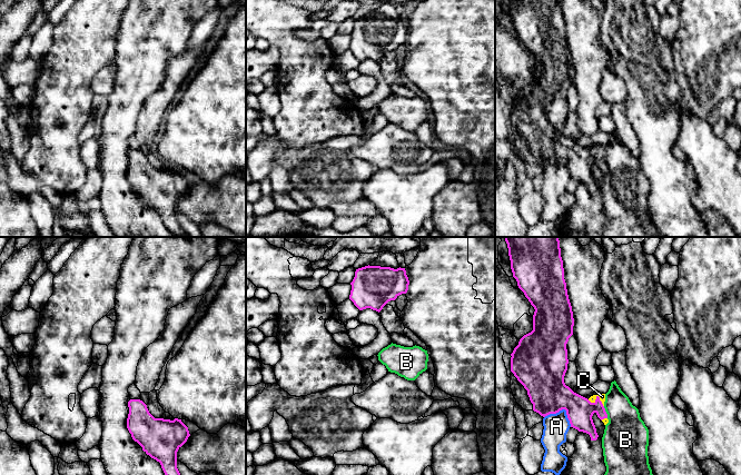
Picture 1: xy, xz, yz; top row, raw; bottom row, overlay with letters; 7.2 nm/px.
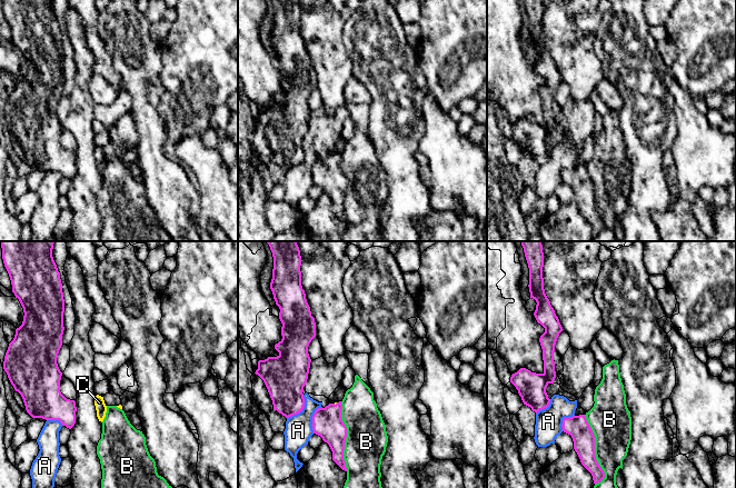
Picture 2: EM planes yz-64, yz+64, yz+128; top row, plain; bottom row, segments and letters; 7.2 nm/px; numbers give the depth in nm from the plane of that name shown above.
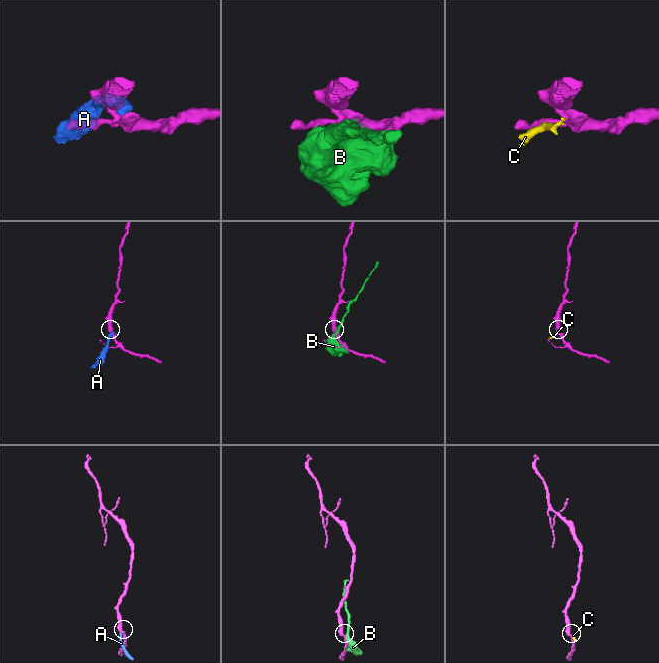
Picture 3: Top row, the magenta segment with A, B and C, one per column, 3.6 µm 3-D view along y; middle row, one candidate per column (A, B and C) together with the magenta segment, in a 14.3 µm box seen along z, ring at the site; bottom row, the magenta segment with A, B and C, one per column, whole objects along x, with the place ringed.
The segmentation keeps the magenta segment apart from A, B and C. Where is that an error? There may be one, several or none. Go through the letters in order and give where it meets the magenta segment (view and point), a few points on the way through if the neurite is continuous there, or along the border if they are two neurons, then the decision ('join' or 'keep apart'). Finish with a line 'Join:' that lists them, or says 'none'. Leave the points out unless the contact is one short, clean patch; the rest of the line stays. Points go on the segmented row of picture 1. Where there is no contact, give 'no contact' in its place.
A: meets magenta in yz at (563, 408); border along yz (544, 417), (564, 409), (571, 426); keep apart
B: meets magenta in yz at (605, 412); keep apart
C: meets magenta in yz at (598, 396); runs through yz (580, 411), (588, 407), (598, 396), (602, 396); join
Join: C

